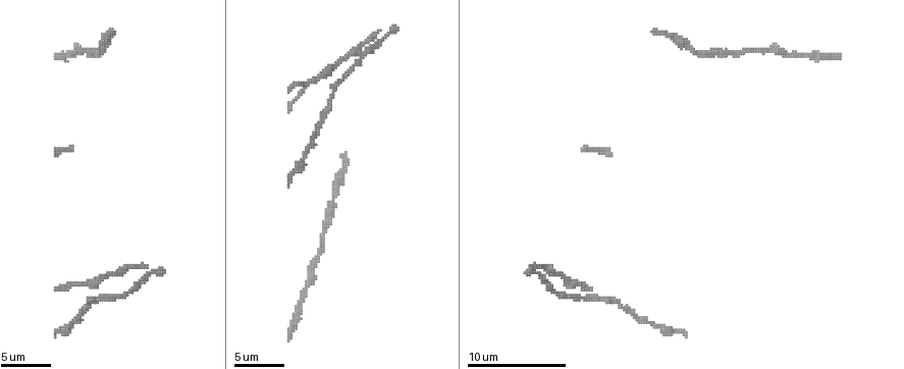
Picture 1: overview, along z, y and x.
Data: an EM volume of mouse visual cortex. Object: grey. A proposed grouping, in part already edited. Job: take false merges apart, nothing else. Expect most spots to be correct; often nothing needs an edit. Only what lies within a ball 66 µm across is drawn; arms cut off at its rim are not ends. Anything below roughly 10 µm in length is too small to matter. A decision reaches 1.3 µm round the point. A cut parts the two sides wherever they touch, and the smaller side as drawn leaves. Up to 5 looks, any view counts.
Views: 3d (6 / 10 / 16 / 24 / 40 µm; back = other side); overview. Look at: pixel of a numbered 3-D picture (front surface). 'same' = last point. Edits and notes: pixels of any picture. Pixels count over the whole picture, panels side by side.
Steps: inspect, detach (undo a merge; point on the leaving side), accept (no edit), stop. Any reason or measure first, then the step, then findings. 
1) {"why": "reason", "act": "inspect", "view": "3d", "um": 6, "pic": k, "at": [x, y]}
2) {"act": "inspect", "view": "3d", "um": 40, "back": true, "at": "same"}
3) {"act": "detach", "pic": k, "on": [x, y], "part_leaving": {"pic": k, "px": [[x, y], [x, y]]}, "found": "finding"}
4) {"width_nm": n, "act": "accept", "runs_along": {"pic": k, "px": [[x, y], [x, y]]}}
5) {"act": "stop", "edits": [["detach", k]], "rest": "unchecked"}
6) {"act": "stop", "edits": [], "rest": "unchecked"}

{"why": "thin neck", "act": "inspect", "view": "3d", "um": 6, "pic": 1, "at": [96, 299]}

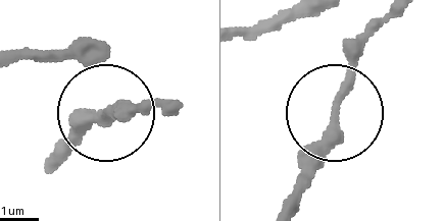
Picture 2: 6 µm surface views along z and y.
{"why": "other side", "act": "inspect", "view": "3d", "um": 6, "back": true, "pic": 2, "at": [335, 112]}

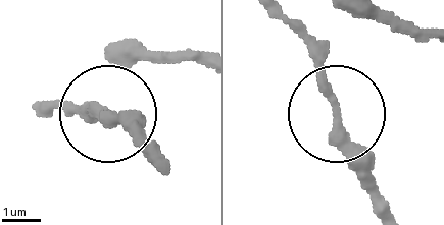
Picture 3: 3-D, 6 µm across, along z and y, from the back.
{"width_nm": 280, "act": "accept", "found": "one neuron here"}

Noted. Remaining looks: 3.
{"why": "calibre changes", "act": "inspect", "view": "3d", "um": 6, "pic": 1, "at": [726, 50]}

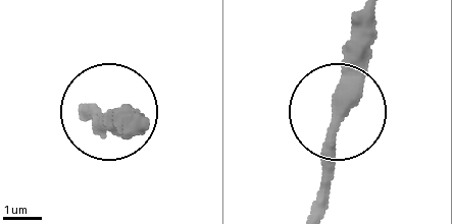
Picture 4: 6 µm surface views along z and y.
{"act": "accept", "found": "all the same neuron"}

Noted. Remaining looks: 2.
{"act": "inspect", "view": "3d", "um": 6, "pic": 1, "at": [785, 50]}

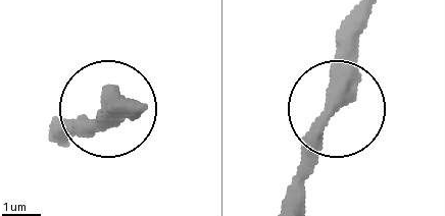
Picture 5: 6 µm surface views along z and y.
{"act": "inspect", "view": "3d", "um": 6, "back": true, "pic": 5, "at": [334, 108]}

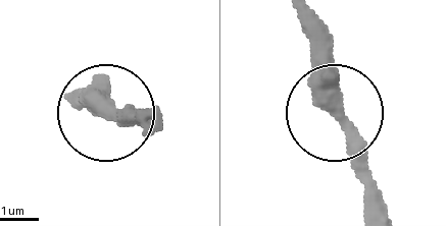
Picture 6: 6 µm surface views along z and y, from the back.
{"act": "accept", "found": "all the same neuron"}

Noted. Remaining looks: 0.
{"act": "stop", "edits": [], "rest": "unchecked"}

